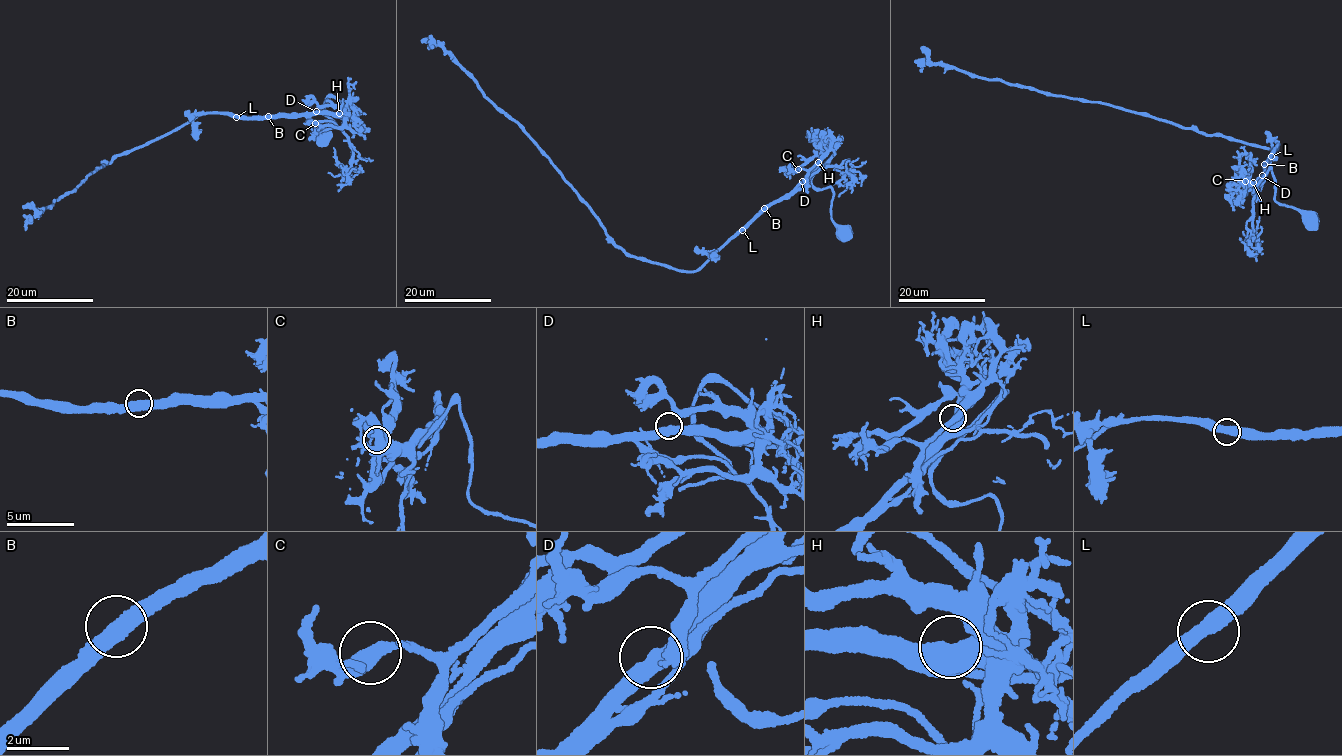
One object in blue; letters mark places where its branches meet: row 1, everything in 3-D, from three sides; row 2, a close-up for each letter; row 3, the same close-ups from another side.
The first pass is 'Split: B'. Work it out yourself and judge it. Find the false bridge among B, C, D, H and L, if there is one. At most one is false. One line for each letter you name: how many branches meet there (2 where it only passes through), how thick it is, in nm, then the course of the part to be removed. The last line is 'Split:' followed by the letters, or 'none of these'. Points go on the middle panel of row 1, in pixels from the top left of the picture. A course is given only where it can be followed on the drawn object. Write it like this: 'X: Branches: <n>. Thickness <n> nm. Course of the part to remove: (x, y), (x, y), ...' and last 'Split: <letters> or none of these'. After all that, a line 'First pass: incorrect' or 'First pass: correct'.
B: Branches: 2. Thickness 480 nm. Course of the part to remove: (765, 208), (792, 194), (816, 171), (827, 166), (845, 168), (850, 172), (844, 178), (847, 187), (838, 197)
Split: B
First pass: correct

